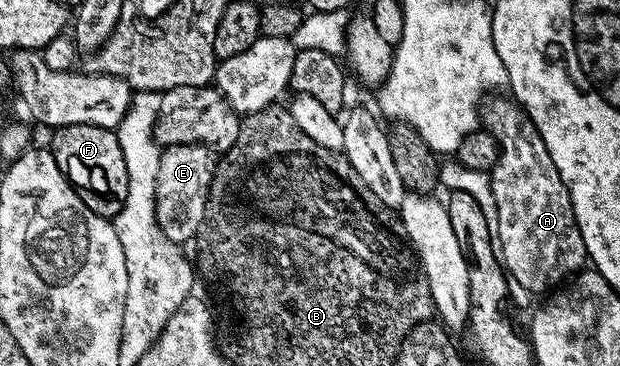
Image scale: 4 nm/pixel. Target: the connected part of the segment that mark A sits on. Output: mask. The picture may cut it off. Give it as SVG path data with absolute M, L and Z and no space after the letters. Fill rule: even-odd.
M502 95L491 96L480 109L481 124L493 135L498 144L498 161L489 172L490 190L494 196L493 212L498 213L496 245L507 274L513 280L515 277L528 292L545 294L561 286L565 282L562 281L565 277L573 278L587 264L584 239L580 235L578 224L574 221L574 208L570 202L568 187L564 179L560 179L560 171L556 171L552 155L548 155L548 147L544 147L540 131L536 131L530 117L517 101L509 96L506 96L507 98L498 96Z

